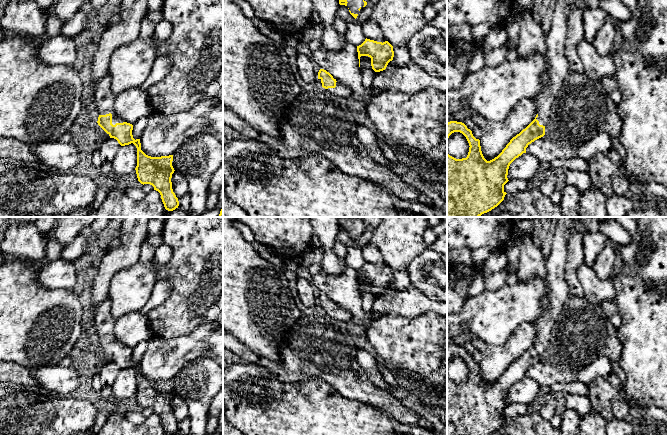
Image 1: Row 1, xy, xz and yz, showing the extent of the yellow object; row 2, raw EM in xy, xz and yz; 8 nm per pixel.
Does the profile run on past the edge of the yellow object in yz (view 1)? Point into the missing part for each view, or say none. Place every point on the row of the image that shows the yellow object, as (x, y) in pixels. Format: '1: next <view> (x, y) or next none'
1: next yz (558, 70)

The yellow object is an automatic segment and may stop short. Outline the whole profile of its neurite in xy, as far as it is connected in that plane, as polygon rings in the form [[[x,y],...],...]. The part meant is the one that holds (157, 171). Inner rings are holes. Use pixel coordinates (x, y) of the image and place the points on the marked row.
[[[107,72],[103,77],[99,78],[95,84],[95,104],[99,113],[98,125],[110,136],[118,141],[121,146],[129,145],[133,143],[137,148],[137,166],[135,168],[138,181],[141,184],[150,184],[154,187],[154,190],[158,191],[161,195],[164,207],[168,211],[173,211],[179,206],[178,198],[172,189],[172,174],[174,173],[174,168],[172,166],[173,155],[161,156],[161,157],[151,157],[146,155],[141,150],[140,139],[134,139],[132,135],[133,125],[125,122],[115,113],[114,100],[115,97],[111,91],[111,76]]]

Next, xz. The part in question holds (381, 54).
[[[367,38],[361,45],[357,46],[357,52],[359,59],[359,67],[360,67],[360,57],[368,56],[371,58],[371,66],[375,72],[380,72],[385,70],[388,63],[392,61],[394,57],[393,46],[388,41],[382,43]]]

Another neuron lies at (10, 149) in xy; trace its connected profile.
[[[0,137],[0,158],[24,164],[40,163],[32,153],[32,146],[15,139]]]

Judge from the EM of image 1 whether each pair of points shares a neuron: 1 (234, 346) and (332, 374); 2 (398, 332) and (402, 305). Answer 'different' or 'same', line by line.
1: same
2: different

